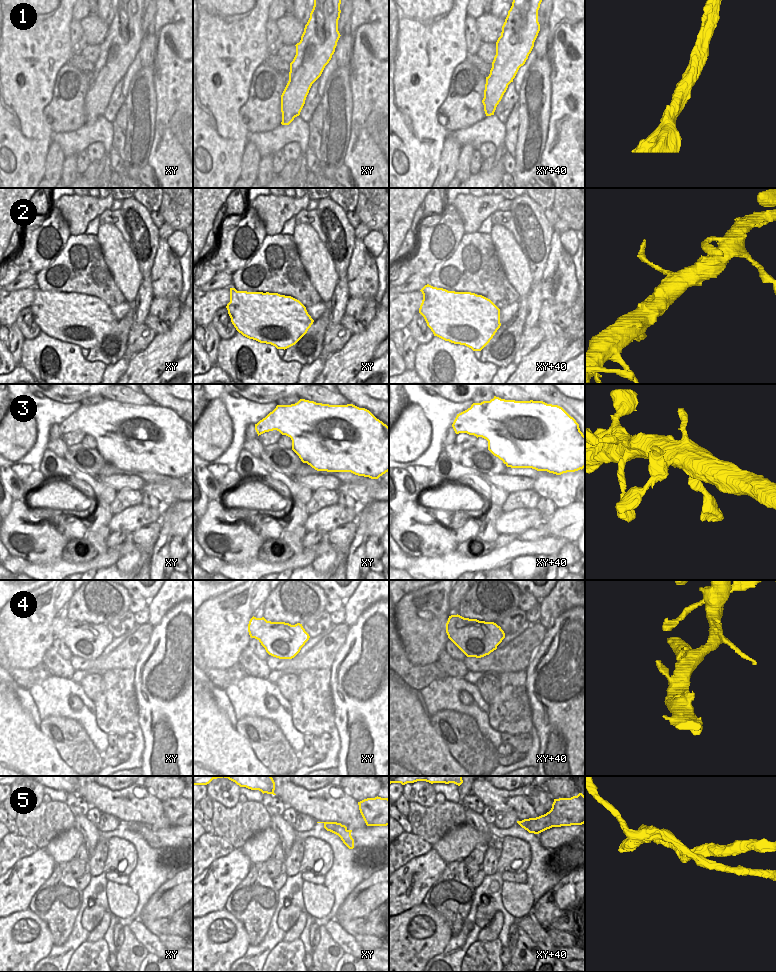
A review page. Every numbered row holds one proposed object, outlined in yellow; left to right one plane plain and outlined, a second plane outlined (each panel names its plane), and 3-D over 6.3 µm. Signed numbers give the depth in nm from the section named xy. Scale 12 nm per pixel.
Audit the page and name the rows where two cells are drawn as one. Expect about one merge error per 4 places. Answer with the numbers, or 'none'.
5

